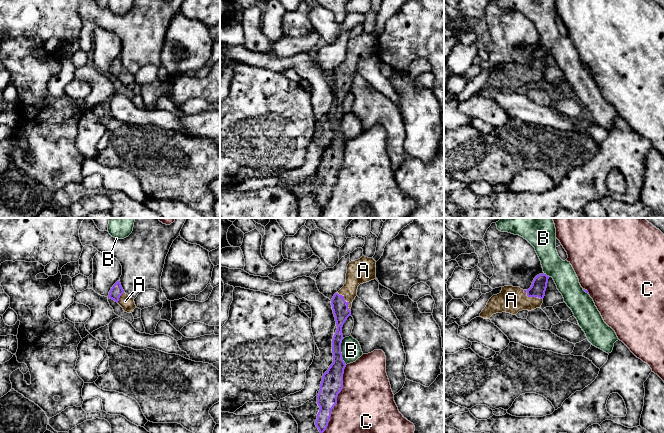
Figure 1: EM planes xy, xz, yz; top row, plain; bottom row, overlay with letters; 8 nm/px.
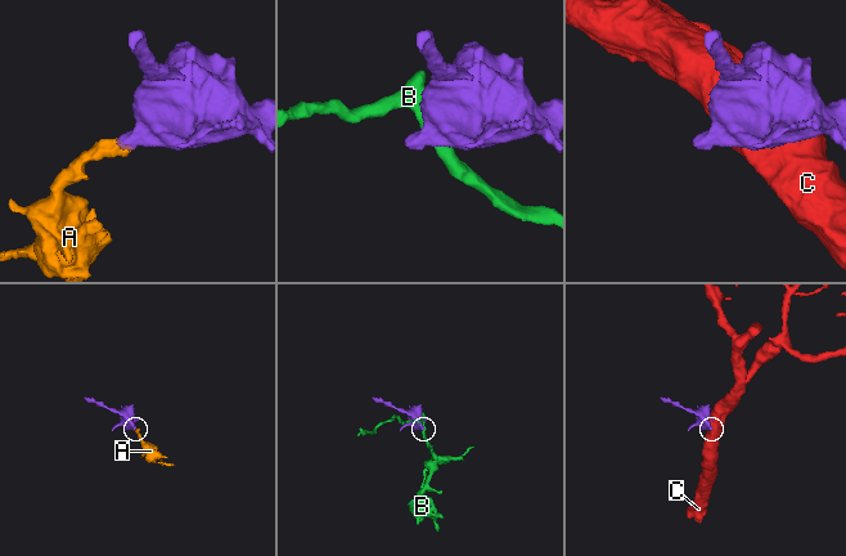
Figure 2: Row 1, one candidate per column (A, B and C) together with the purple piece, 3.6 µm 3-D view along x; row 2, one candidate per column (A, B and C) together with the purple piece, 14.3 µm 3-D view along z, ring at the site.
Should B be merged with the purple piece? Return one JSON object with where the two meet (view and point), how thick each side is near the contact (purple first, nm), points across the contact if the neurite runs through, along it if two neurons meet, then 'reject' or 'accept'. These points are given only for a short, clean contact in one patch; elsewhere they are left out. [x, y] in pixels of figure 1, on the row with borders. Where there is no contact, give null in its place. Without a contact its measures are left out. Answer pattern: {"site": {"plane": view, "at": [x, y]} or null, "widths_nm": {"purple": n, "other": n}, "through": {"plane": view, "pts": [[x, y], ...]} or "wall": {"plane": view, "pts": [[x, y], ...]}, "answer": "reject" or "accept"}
{"site": {"plane": "xz", "at": [340, 351]}, "widths_nm": {"purple": 180, "other": 160}, "answer": "reject"}

